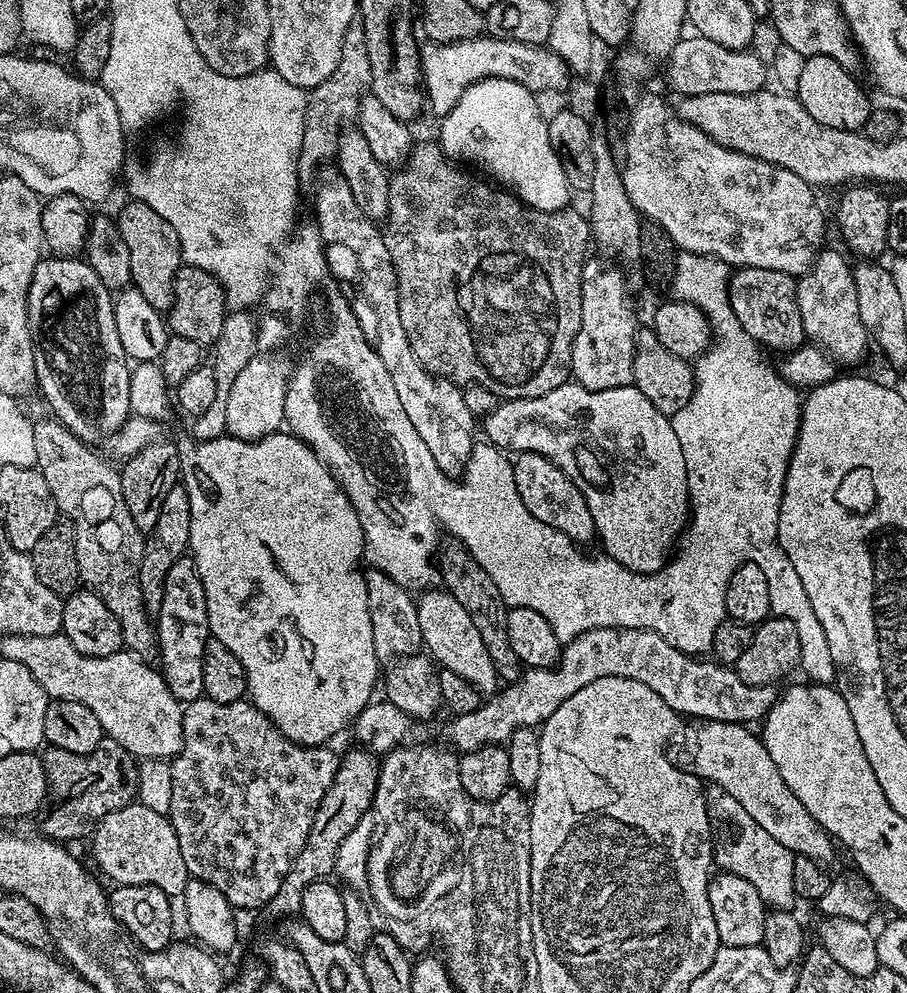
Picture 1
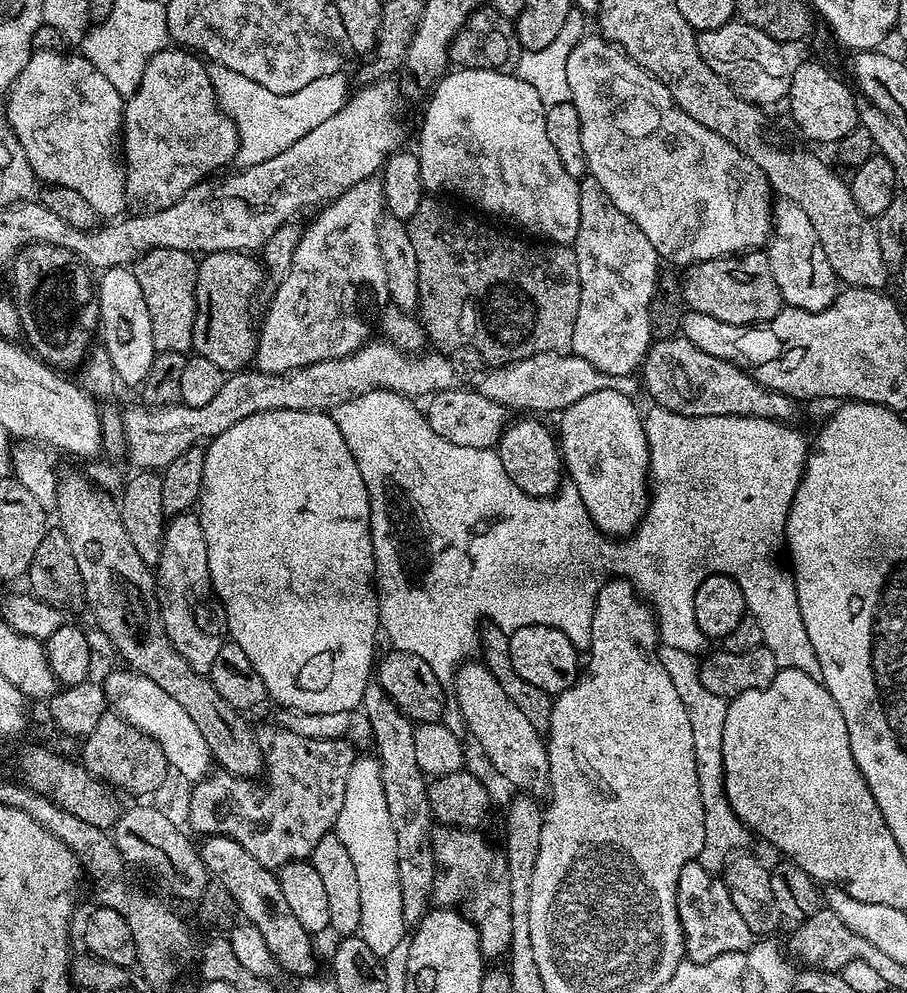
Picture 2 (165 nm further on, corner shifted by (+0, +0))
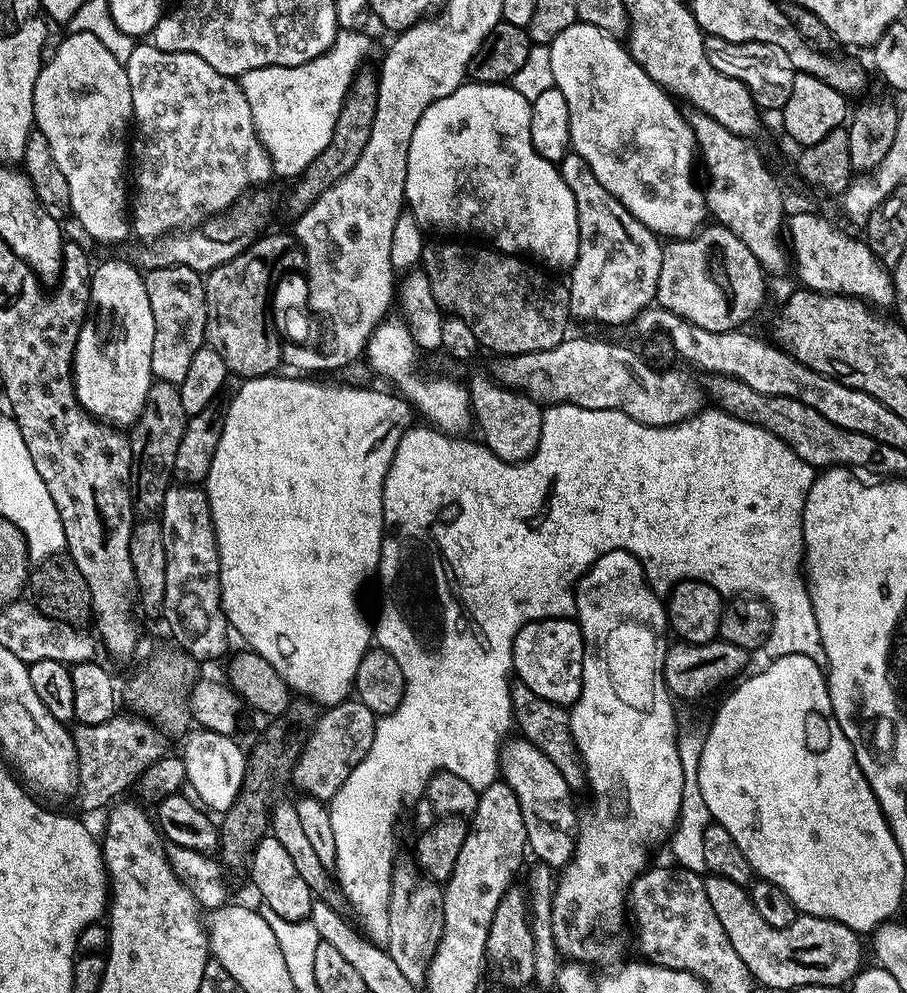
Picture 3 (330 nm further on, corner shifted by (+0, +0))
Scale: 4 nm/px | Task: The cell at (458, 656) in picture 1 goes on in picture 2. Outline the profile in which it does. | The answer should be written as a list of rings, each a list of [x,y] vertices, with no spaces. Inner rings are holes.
[[[465,662],[456,669],[456,704],[460,707],[460,716],[466,727],[472,731],[474,739],[480,743],[488,760],[512,784],[518,784],[523,793],[537,798],[543,797],[548,791],[548,749],[542,733],[536,729],[506,698],[506,690],[498,686],[498,678],[490,674],[483,662]]]

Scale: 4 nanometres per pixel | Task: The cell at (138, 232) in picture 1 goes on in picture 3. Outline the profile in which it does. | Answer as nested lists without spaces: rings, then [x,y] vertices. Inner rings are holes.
[[[166,266],[147,271],[144,276],[144,285],[155,324],[154,346],[151,347],[153,377],[157,380],[178,384],[186,378],[186,370],[189,369],[191,359],[206,342],[208,307],[205,302],[203,277],[188,267]]]

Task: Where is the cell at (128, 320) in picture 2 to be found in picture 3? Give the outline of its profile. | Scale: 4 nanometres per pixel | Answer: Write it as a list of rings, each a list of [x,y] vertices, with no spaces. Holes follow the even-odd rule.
[[[108,260],[95,265],[88,314],[80,327],[77,342],[80,356],[84,356],[84,348],[92,352],[92,376],[84,376],[78,383],[80,405],[92,416],[117,426],[135,424],[142,414],[142,406],[146,406],[146,394],[154,379],[151,370],[154,316],[144,276],[131,266],[124,260]]]

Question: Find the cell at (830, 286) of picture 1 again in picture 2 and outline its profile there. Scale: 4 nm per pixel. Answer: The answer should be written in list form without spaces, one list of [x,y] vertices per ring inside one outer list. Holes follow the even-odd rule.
[[[780,198],[773,203],[772,230],[766,245],[767,252],[766,270],[774,274],[781,301],[787,307],[821,312],[834,303],[838,295],[838,281],[830,266],[830,258],[826,258],[826,250],[822,250],[822,242],[818,242],[818,234],[814,234],[810,218],[806,218],[802,206],[793,200]]]

